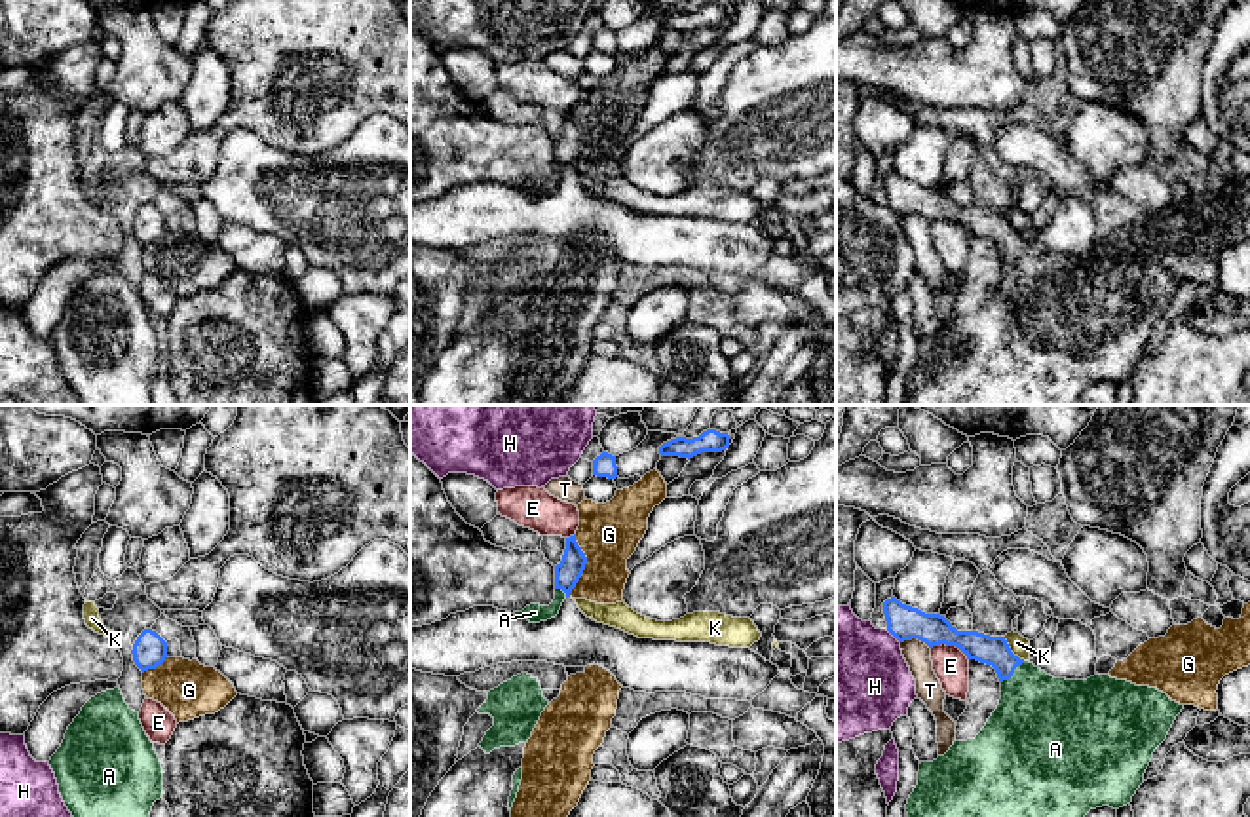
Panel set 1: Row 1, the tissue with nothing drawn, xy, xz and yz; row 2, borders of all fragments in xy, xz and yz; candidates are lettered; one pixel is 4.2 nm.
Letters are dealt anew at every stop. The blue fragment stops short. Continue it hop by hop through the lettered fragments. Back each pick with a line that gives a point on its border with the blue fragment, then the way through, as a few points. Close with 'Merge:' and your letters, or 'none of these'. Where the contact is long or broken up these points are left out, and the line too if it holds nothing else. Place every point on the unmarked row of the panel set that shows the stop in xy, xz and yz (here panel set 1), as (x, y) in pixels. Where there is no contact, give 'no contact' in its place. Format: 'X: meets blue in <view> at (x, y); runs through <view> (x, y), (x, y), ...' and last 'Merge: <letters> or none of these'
A: meets blue in yz at (1013, 246); runs through yz (992, 225), (1013, 246), (1041, 297)
Merge: A

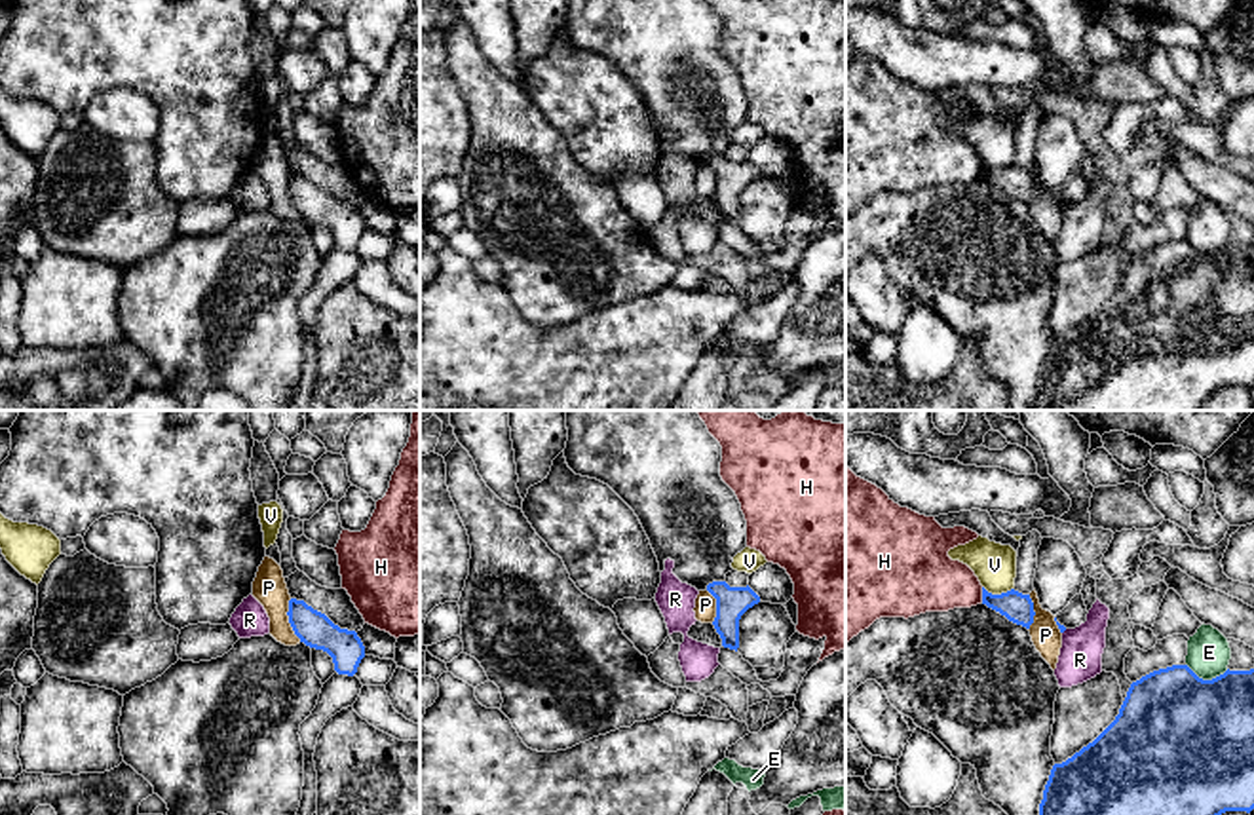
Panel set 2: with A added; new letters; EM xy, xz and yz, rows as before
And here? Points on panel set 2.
Merge: none of these

